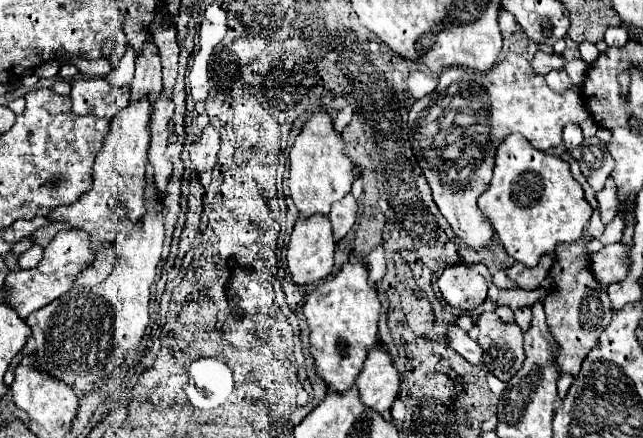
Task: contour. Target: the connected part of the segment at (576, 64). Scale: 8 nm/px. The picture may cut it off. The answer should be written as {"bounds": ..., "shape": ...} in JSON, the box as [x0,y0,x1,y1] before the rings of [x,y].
{"bounds":[564,61,588,85],"shape":[[[568,61],[564,69],[566,69],[568,77],[572,77],[572,81],[576,81],[580,85],[580,81],[584,81],[588,65],[584,61]]]}

